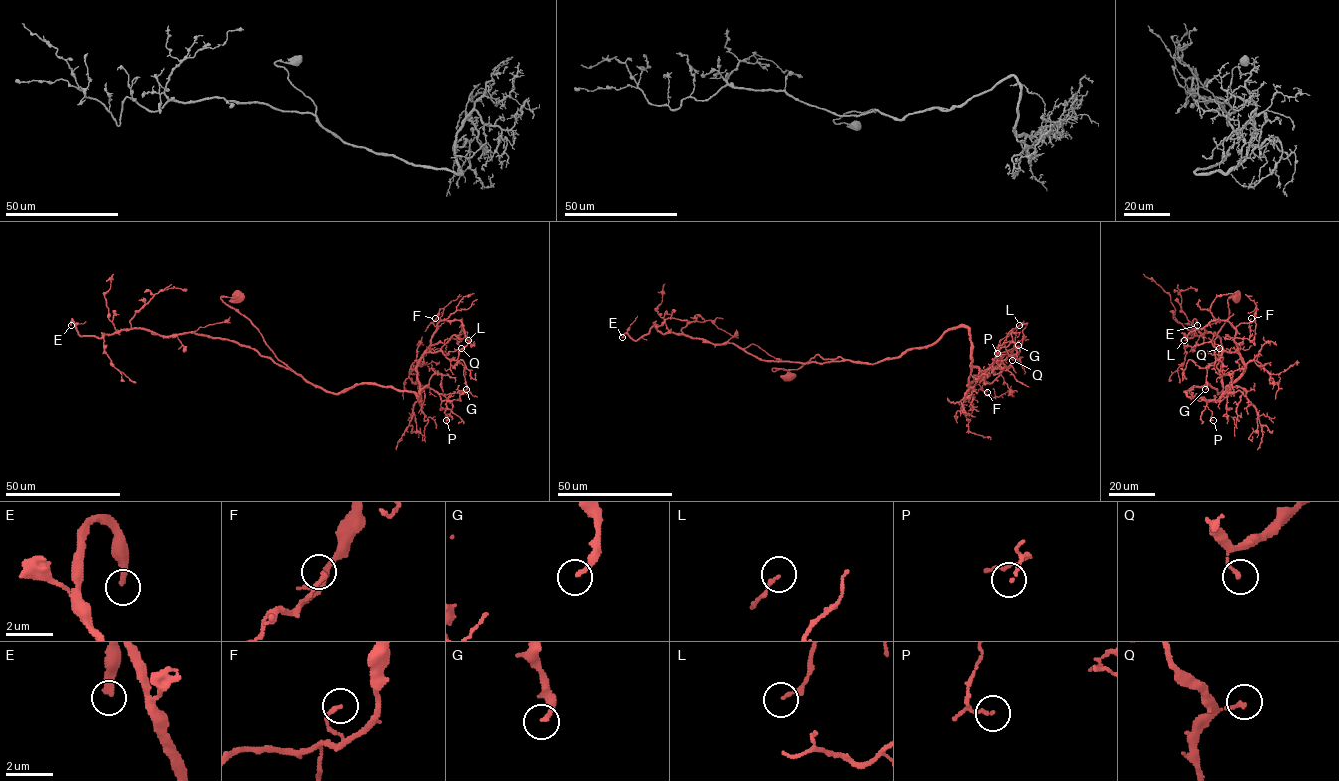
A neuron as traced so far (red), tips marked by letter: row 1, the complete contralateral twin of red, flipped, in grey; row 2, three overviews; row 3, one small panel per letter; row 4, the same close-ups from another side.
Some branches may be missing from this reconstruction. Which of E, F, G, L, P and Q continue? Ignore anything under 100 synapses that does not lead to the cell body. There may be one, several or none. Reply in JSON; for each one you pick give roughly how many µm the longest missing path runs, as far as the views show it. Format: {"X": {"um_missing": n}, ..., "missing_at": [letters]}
{"E": {"um_missing": 100}, "missing_at": ["E"]}

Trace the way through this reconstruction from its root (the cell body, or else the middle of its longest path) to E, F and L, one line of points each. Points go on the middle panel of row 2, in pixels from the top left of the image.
E: (789, 377), (772, 368), (798, 369), (816, 355), (843, 359), (763, 360), (655, 326), (622, 337)
F: (789, 377), (772, 368), (798, 369), (816, 355), (876, 363), (964, 326), (967, 383), (988, 376), (987, 392)
L: (789, 377), (772, 368), (798, 369), (816, 355), (876, 363), (964, 326), (969, 384), (1011, 353), (1019, 325)

